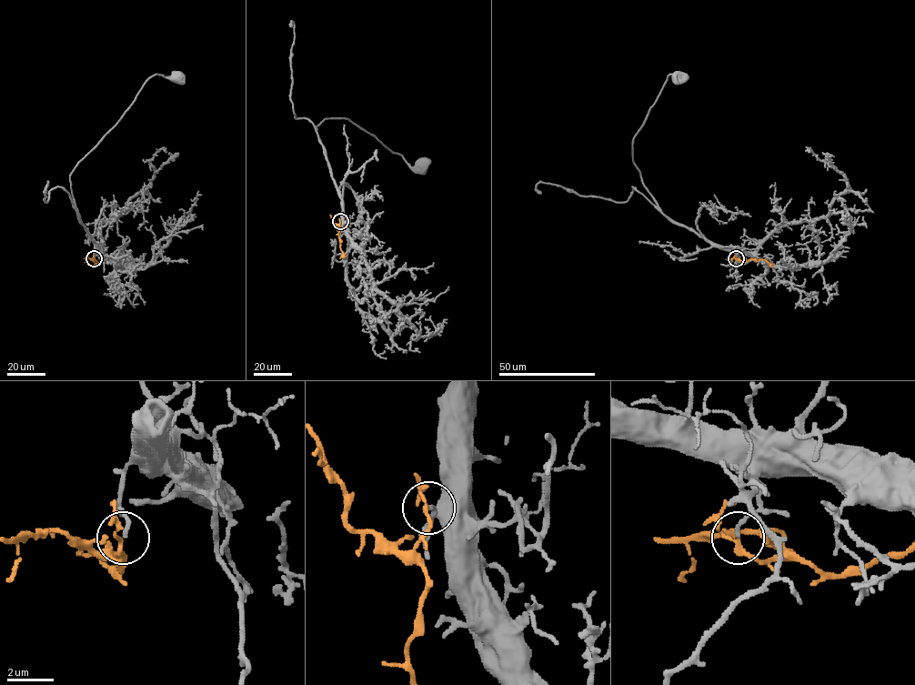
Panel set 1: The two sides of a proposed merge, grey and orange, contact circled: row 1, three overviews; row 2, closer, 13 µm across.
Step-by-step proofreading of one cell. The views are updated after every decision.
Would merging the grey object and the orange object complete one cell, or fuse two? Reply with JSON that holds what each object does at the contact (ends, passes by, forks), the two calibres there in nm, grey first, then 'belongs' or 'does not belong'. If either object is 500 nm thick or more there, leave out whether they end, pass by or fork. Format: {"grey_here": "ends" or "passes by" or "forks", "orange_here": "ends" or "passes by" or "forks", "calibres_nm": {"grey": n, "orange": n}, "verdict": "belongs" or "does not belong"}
{"grey_here": "ends", "orange_here": "passes by", "calibres_nm": {"grey": 170, "orange": 170}, "verdict": "does not belong"}

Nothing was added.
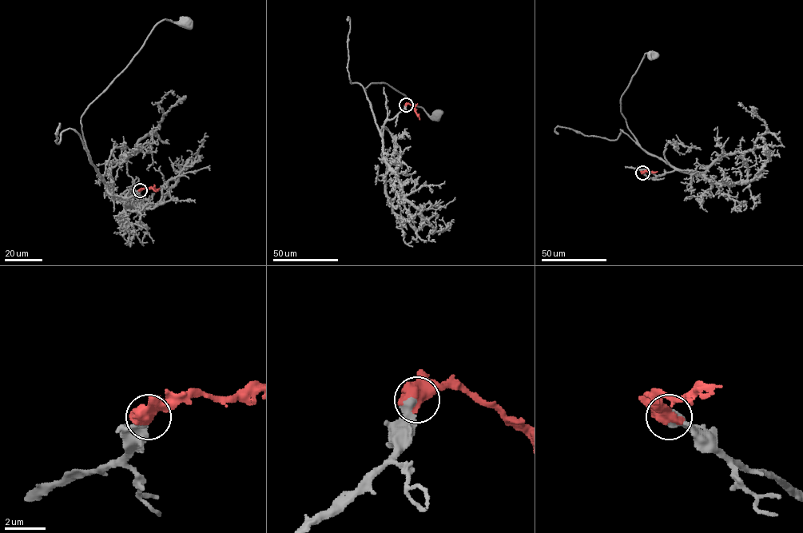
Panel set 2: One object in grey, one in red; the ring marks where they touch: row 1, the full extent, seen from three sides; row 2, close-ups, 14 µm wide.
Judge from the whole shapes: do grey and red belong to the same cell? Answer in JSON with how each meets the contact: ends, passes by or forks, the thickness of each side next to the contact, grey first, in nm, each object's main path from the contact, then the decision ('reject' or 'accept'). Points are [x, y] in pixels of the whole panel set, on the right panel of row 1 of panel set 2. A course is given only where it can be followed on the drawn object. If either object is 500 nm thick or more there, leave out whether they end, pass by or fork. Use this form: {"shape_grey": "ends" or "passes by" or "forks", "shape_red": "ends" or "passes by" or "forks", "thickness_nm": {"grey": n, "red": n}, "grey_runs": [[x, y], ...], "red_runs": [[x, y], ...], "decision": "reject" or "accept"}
{"thickness_nm": {"grey": 600, "red": 420}, "grey_runs": [[642, 173], [654, 178], [674, 169], [642, 147], [621, 113], [621, 97], [645, 54], [652, 54]], "red_runs": [[642, 173], [657, 171]], "decision": "accept"}

